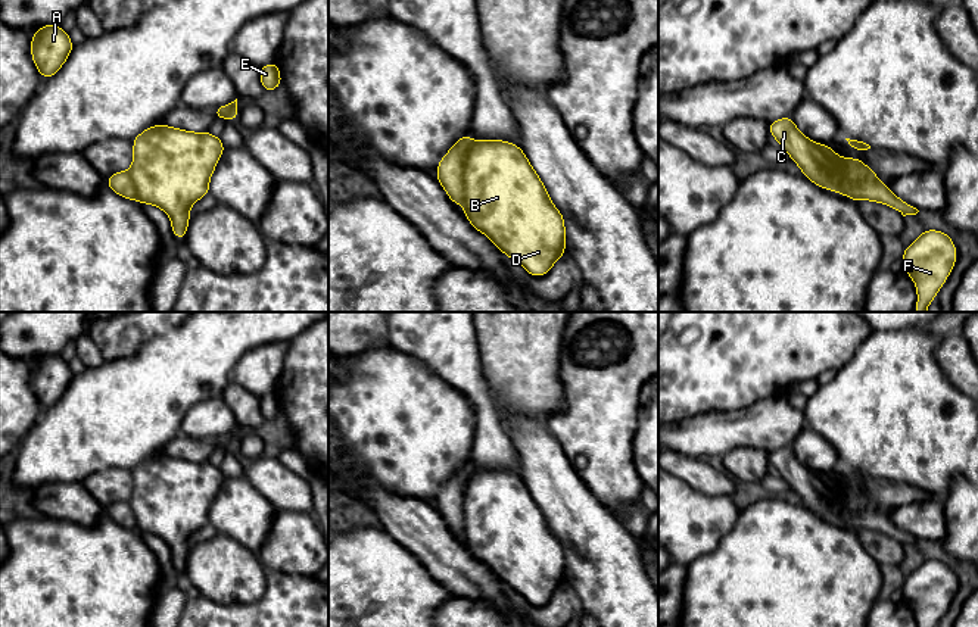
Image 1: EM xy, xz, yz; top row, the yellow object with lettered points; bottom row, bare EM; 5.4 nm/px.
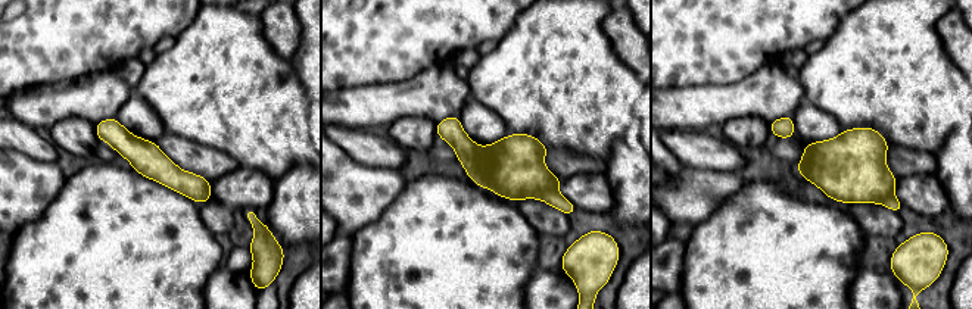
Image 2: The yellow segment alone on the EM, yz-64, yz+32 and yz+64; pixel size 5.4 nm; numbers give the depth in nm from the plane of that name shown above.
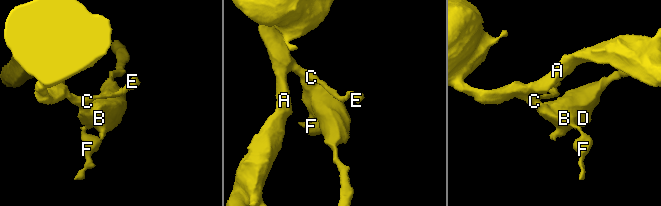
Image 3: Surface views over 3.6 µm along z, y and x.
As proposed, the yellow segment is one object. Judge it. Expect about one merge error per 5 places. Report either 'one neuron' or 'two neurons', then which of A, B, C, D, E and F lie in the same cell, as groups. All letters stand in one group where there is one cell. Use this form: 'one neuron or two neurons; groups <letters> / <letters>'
two neurons; groups A C E F / B D

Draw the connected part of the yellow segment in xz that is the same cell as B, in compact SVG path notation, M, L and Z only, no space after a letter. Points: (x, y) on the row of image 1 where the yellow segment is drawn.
M502 140L471 141L464 160L462 183L464 215L468 222L530 275L546 275L566 255L564 218L517 144Z

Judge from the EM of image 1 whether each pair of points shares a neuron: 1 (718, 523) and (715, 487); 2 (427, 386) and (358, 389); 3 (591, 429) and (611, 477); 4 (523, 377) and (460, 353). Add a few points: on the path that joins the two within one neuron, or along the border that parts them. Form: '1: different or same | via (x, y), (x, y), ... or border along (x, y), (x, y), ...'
1: different | border along (684, 483), (709, 495), (729, 496)
2: same | via (410, 389), (376, 389)
3: same | via (603, 440), (610, 454), (610, 465)
4: different | border along (475, 327), (482, 376), (491, 395)

